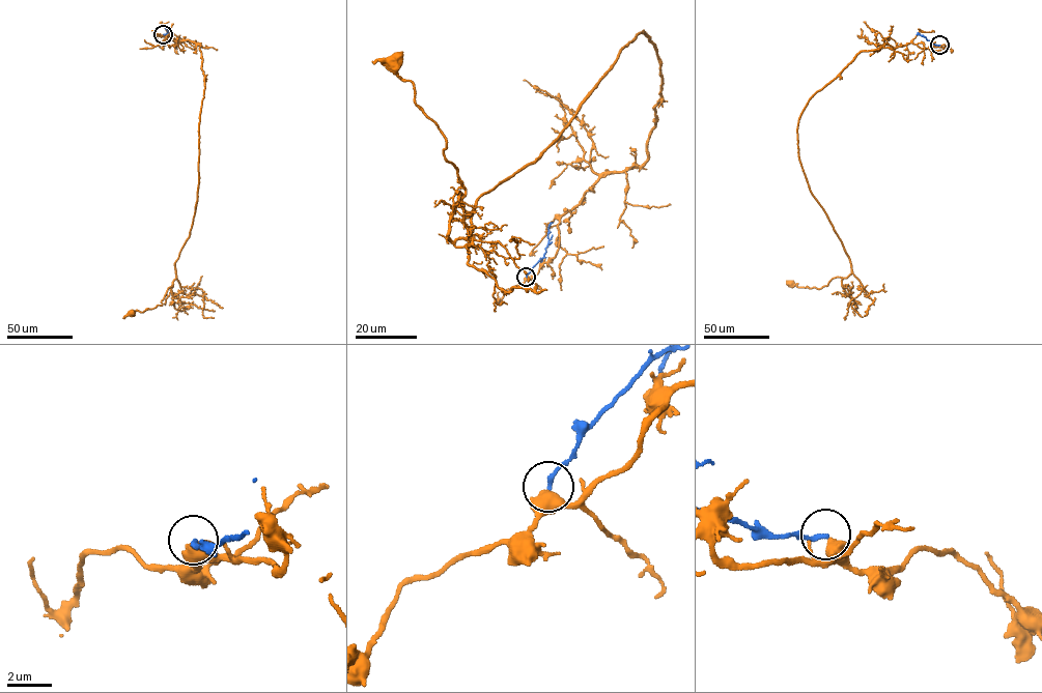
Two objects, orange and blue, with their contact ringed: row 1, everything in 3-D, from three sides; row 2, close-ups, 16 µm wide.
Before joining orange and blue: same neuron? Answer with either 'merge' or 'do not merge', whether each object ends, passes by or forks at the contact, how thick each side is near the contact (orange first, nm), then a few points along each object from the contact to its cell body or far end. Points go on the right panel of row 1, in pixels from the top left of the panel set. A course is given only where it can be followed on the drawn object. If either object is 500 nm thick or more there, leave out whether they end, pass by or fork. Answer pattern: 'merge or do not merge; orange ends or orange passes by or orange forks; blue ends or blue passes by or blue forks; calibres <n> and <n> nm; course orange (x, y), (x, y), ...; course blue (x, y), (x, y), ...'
do not merge; calibres 600 and 190 nm; course orange (939, 45), (886, 44), (862, 51), (808, 102), (798, 119), (799, 161), (851, 272), (821, 288), (791, 284); course blue (939, 45), (917, 34)

